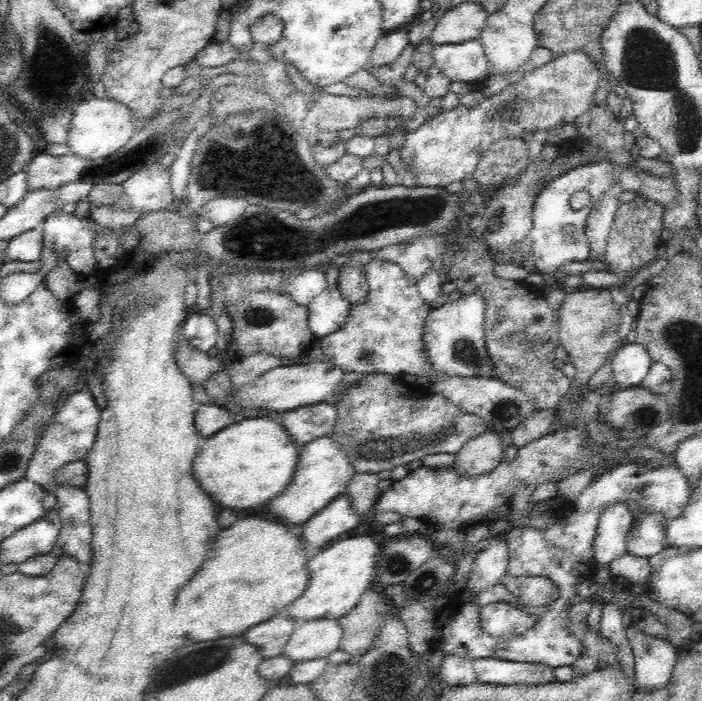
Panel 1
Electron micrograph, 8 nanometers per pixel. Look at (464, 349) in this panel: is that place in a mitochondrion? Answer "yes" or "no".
yes

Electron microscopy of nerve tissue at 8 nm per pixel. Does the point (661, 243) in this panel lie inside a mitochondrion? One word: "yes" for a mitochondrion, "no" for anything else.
no

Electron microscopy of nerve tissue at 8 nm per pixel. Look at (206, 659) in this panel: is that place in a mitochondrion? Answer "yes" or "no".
yes

